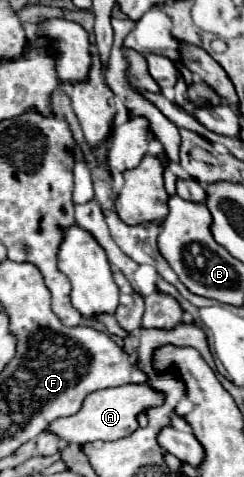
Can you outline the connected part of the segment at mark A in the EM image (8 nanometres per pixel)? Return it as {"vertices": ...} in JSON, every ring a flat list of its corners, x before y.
{"vertices":[[145,383,107,387,107,389,87,395,79,413,53,421,49,425,49,431,57,433,61,439,65,439,69,443,79,443,79,445,85,445,91,441,117,441,121,437,131,435,139,427,139,423,137,423,139,413,143,413,151,407,163,405,163,399,165,399,163,391,157,391]]}

